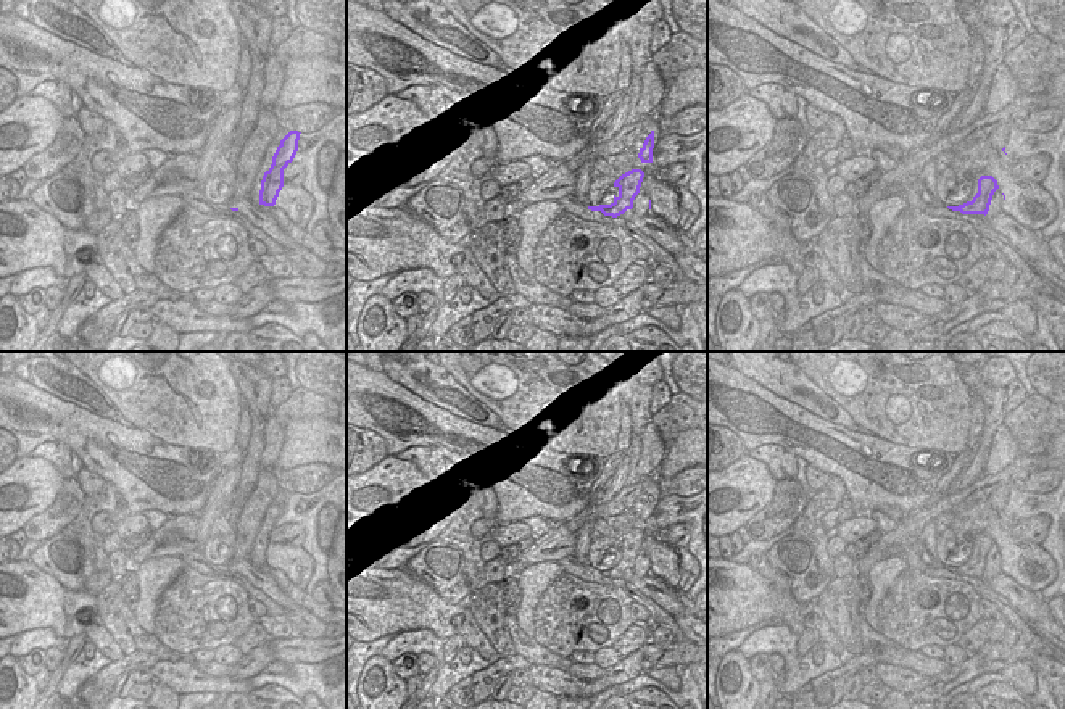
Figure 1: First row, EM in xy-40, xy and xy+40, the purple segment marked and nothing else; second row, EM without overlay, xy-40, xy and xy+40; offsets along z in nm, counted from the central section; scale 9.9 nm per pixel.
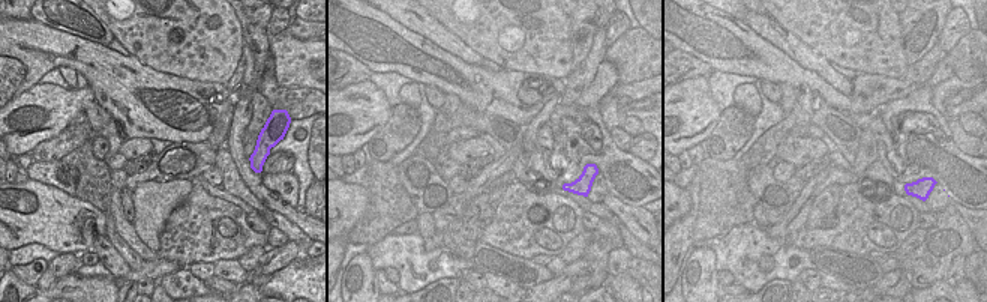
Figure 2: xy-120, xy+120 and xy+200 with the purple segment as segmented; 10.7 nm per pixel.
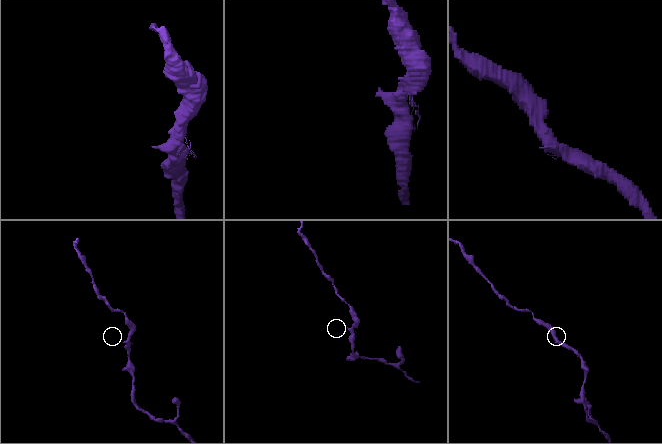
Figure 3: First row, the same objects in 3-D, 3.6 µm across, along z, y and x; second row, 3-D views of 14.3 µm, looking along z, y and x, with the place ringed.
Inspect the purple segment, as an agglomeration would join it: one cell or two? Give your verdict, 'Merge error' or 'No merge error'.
Merge error

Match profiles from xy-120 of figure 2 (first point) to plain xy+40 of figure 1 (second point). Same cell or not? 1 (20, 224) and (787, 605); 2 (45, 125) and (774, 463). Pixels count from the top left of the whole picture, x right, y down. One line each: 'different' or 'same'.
1: same
2: different

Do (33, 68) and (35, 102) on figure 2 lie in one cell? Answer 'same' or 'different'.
different

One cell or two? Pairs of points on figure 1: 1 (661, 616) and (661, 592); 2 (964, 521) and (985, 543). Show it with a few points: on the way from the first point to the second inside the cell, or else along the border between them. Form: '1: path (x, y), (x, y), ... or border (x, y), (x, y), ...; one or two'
1: border (630, 585), (651, 598), (672, 617); two
2: border (998, 542), (991, 537), (982, 537), (975, 555); two

